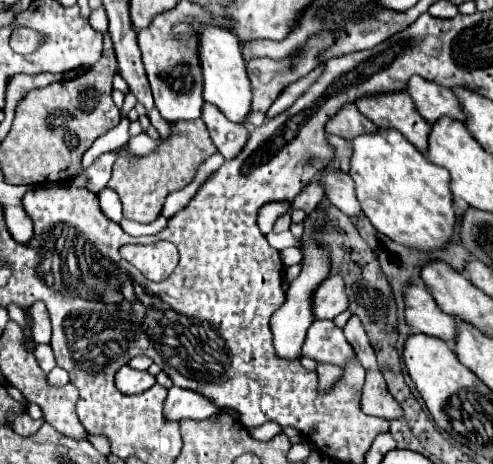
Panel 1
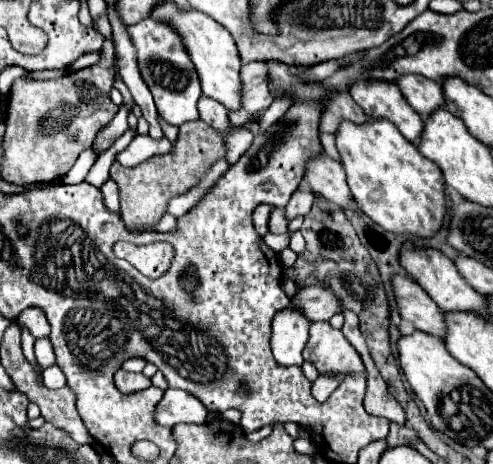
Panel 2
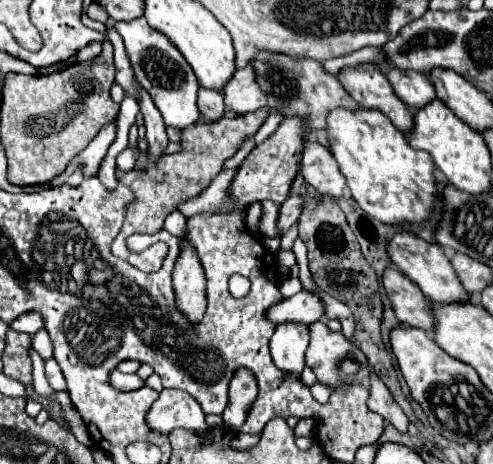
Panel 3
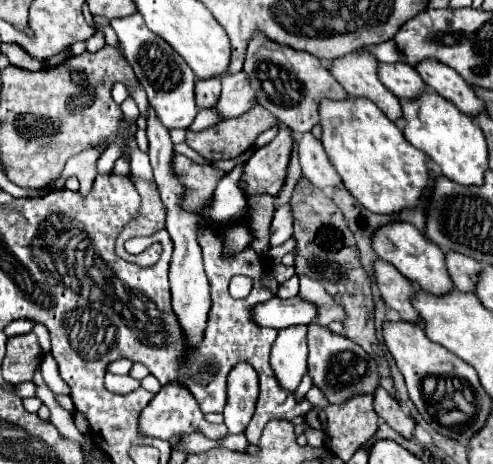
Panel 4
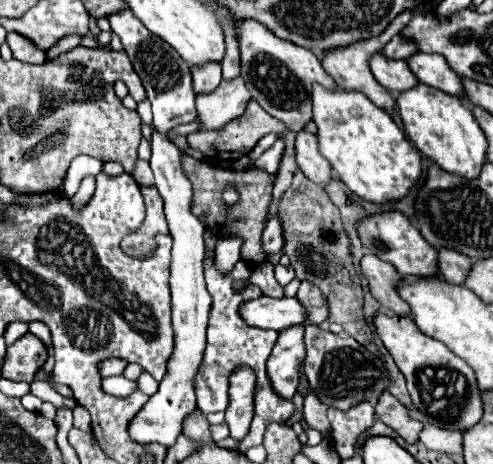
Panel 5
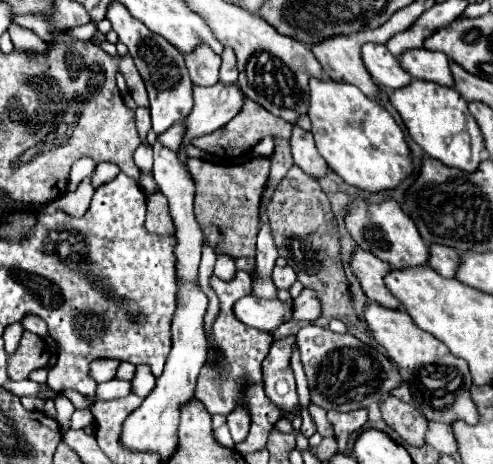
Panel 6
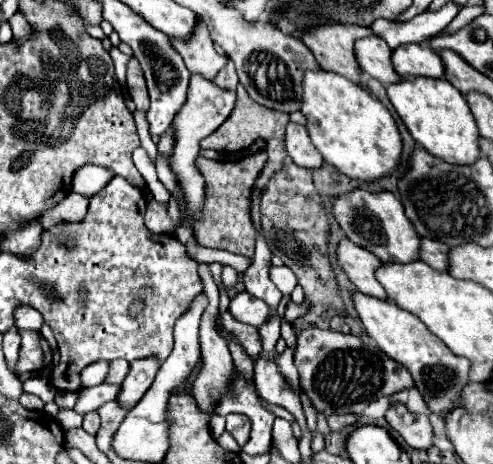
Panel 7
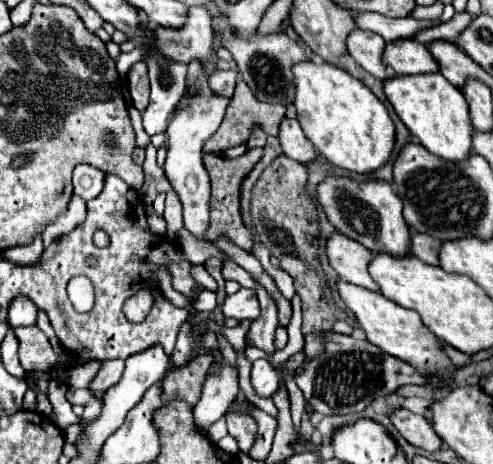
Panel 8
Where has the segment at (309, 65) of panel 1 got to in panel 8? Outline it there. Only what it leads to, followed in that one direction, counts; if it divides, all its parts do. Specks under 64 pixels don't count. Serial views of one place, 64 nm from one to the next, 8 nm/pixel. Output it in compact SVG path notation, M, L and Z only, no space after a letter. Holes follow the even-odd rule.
M196 60L188 64L188 82L196 96L192 98L190 106L186 110L176 112L168 124L168 132L166 132L168 134L168 156L166 156L164 170L170 180L172 190L178 194L184 206L184 228L198 240L206 242L206 230L210 226L210 178L202 162L202 154L204 154L202 148L204 148L204 142L218 130L230 98L212 94L208 80Z

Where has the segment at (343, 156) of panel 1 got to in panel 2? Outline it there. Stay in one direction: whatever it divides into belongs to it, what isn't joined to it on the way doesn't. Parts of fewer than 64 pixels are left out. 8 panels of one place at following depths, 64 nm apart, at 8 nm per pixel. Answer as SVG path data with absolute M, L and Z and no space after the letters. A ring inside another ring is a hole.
M321 133L319 138L325 153L334 160L340 162L340 155L335 147L335 135L330 133Z

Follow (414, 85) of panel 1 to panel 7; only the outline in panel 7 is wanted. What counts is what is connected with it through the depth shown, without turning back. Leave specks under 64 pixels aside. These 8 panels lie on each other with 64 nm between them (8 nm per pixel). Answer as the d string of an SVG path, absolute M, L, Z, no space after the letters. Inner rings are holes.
M370 34L366 38L358 38L354 42L354 54L360 68L368 72L372 78L380 80L384 86L394 84L394 80L400 80L390 62L390 48L388 44L384 44L380 36Z

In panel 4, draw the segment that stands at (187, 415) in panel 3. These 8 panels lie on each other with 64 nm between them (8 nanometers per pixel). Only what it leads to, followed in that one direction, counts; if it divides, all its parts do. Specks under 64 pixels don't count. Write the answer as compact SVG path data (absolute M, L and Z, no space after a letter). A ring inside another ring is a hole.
M168 382L160 388L160 392L150 400L150 404L144 408L144 412L140 414L140 434L142 436L150 436L150 438L160 438L160 440L170 440L172 436L178 434L188 434L188 432L202 432L204 436L218 440L224 438L228 434L224 424L210 424L204 420L204 414L198 408L196 398L182 386L176 382Z

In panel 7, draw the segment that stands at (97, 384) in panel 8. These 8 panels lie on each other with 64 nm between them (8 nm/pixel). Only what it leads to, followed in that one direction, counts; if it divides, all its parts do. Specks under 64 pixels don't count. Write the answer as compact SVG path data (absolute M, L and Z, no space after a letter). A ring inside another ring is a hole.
M114 360L110 362L110 368L108 368L108 374L106 374L106 384L120 384L124 380L128 372L128 362L126 360Z

